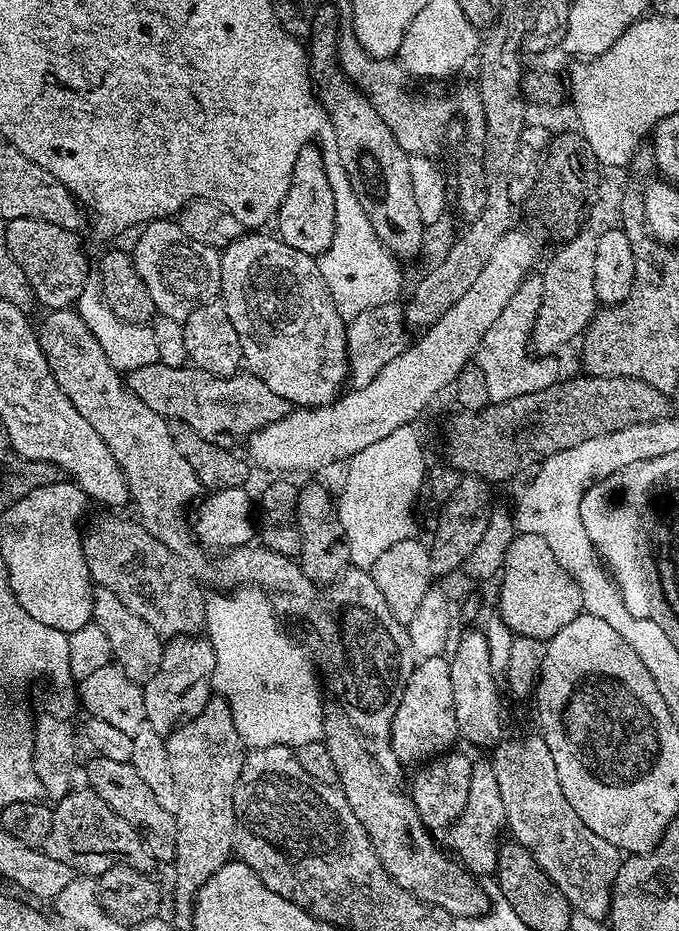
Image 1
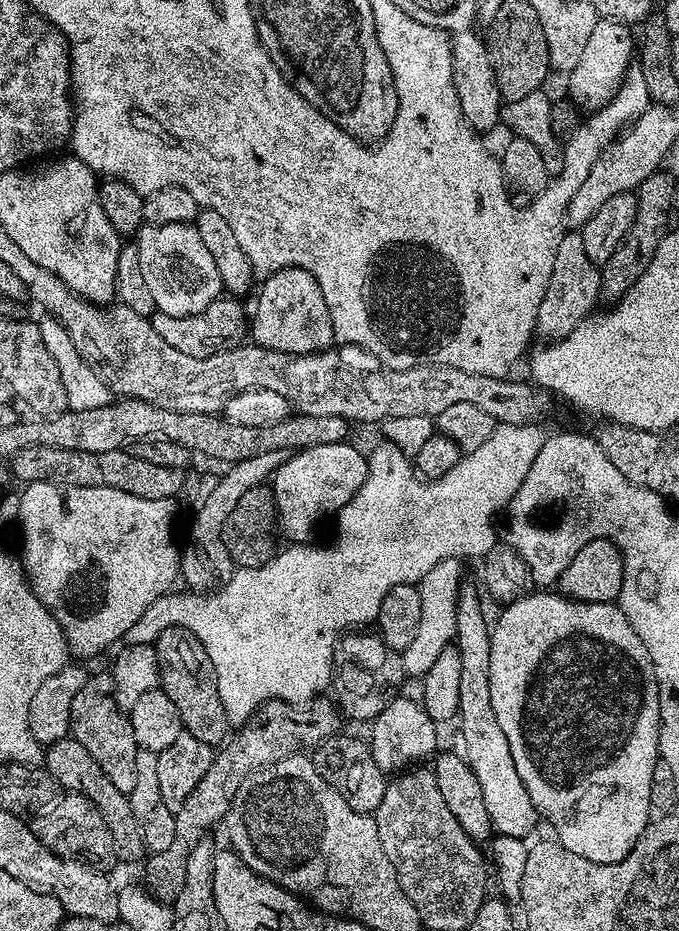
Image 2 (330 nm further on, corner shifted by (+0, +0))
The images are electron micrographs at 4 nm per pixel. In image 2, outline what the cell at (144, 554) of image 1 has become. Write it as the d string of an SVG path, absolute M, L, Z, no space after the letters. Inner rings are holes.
M173 626L161 631L154 647L160 671L159 687L168 695L170 702L178 706L180 723L187 735L198 738L198 742L223 745L230 732L228 715L218 694L214 662L210 662L210 654L206 654L202 642L198 642L196 635L188 629Z

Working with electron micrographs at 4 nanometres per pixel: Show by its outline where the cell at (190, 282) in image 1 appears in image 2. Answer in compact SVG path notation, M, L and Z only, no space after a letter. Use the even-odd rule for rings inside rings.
M144 224L134 242L142 262L142 275L156 303L156 312L193 316L206 310L210 302L221 299L218 262L214 262L214 254L206 250L206 242L202 242L192 224Z

